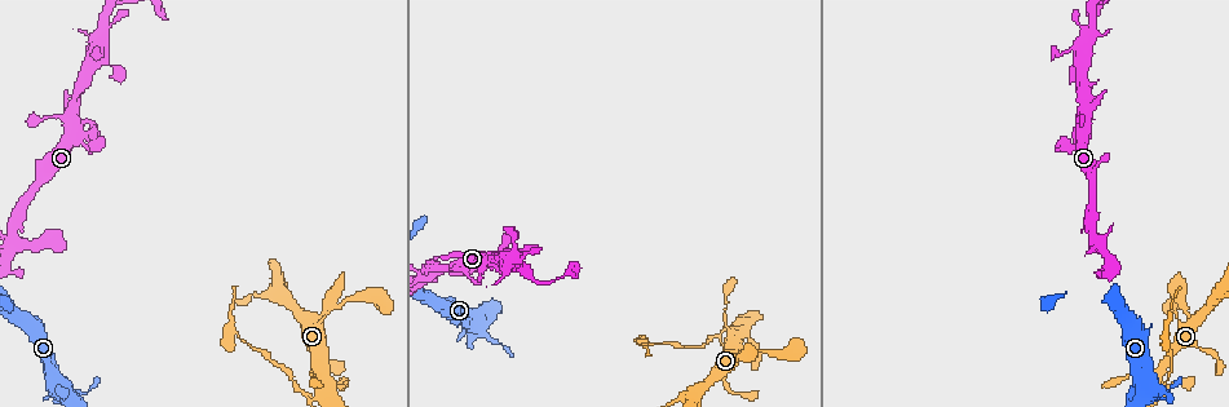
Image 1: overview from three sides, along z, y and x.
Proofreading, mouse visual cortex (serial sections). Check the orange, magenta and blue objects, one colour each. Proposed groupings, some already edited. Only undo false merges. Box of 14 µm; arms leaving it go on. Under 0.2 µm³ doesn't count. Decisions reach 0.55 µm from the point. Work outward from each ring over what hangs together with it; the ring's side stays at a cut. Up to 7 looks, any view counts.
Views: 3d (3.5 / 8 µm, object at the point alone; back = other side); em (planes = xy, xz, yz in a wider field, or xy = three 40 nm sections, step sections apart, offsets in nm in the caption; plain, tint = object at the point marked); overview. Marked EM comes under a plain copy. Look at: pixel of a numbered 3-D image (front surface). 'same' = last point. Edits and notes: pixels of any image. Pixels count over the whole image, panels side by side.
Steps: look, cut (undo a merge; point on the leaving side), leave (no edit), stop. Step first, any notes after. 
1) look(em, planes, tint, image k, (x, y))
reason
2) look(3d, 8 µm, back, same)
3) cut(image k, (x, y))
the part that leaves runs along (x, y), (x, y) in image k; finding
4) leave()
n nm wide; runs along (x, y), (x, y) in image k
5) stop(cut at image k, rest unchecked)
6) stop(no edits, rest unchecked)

look(3d, 8 µm, image 1, (501, 246))
touches itself

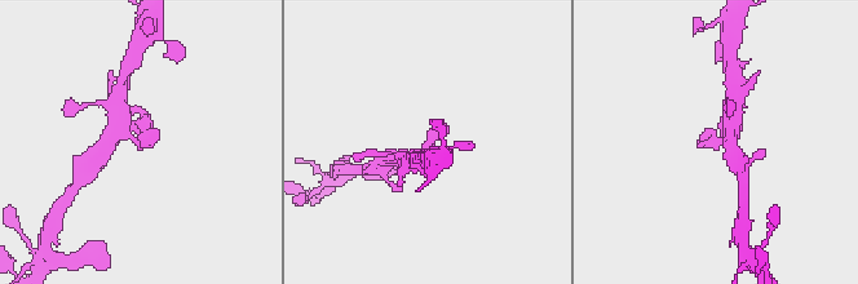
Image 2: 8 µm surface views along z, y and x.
look(3d, 3.5 µm, image 2, (426, 144))
closer look

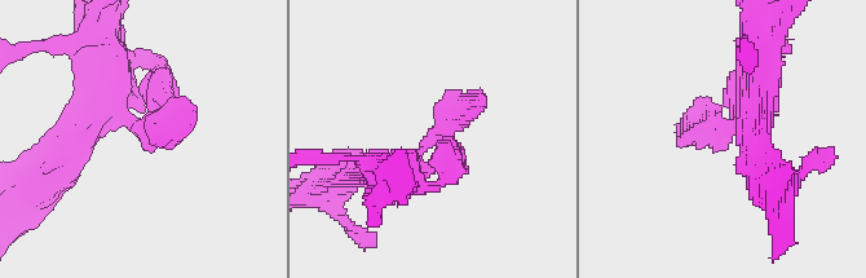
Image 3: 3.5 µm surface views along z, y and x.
look(em, planes, tint, image 3, (434, 136))

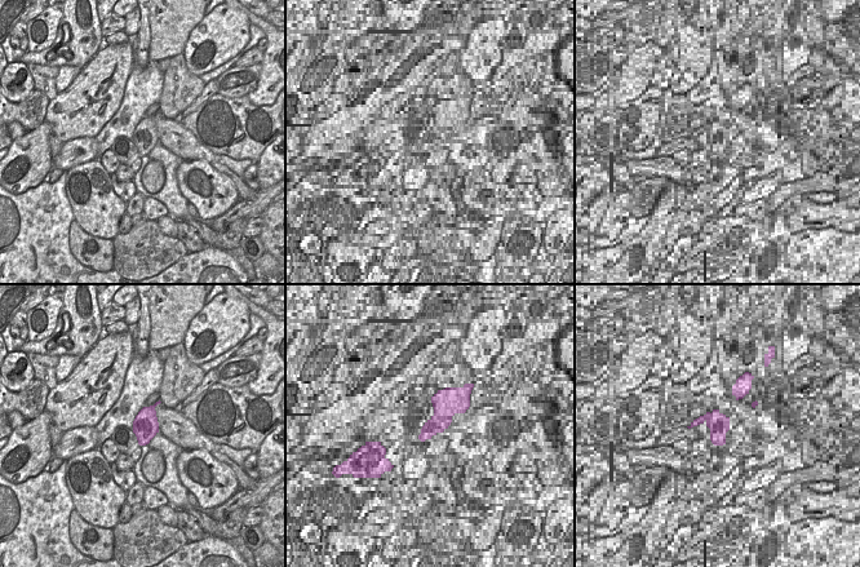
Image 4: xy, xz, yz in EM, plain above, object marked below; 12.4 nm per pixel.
leave()
runs along (372, 170), (396, 170), (484, 101) in image 3; all the same cell

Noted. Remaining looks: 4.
look(3d, 8 µm, image 1, (1095, 241))
calibre changes

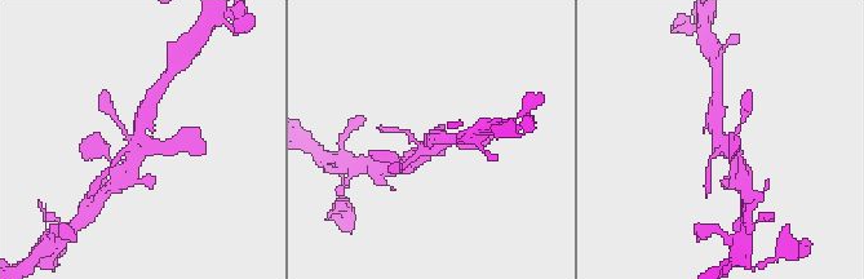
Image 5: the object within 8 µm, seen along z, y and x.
look(em, xy, step 1, tint, image 5, (723, 139))

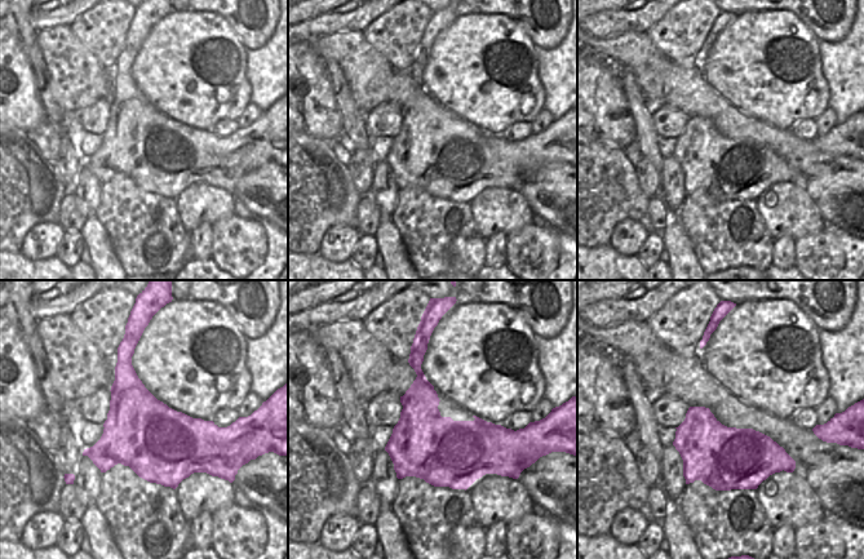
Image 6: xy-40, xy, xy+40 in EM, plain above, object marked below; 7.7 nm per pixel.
leave()
500 nm wide; runs along (716, 105), (714, 127), (738, 172) in image 5; continuous, no second cell

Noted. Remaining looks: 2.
look(3d, 3.5 µm, image 1, (485, 309))
sharp bend

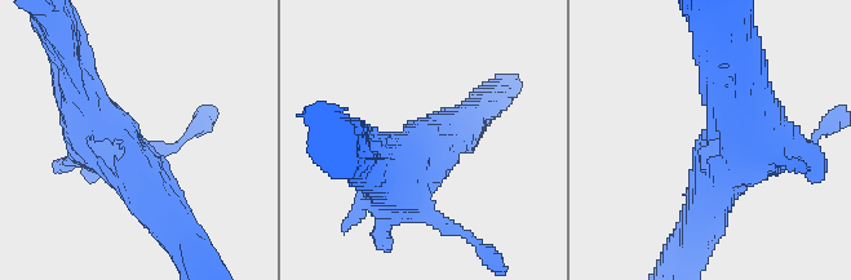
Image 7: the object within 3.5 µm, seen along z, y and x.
look(em, xy, step 3, tint, image 7, (423, 127))
need the tissue

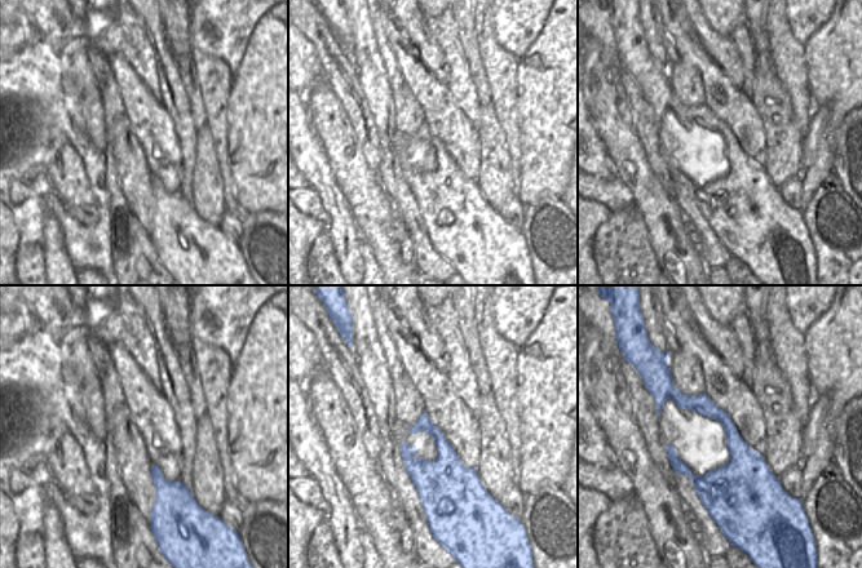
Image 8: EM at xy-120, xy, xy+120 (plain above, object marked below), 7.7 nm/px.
leave()
170 nm wide; runs along (753, 163), (730, 178), (704, 138) in image 7; one cell here

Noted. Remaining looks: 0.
stop(no edits, rest unchecked)

